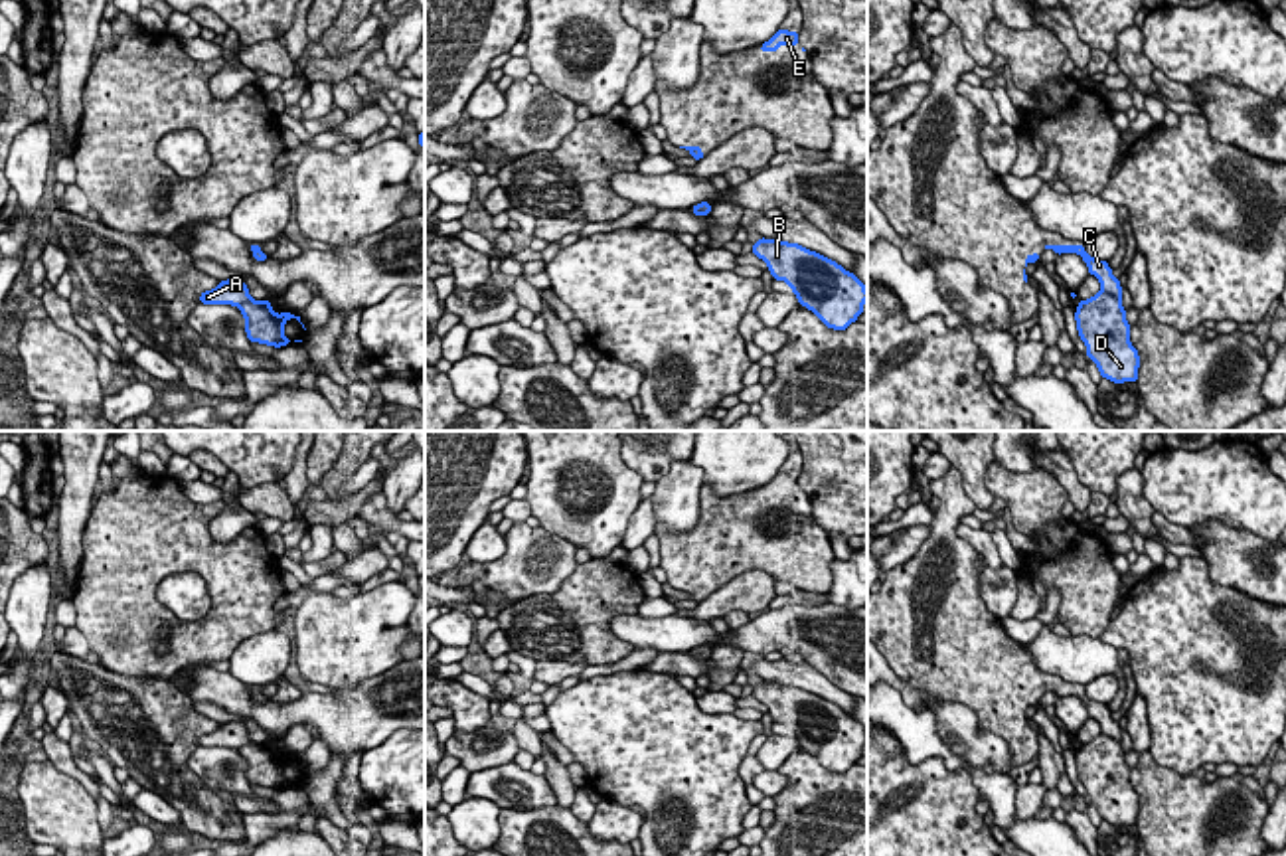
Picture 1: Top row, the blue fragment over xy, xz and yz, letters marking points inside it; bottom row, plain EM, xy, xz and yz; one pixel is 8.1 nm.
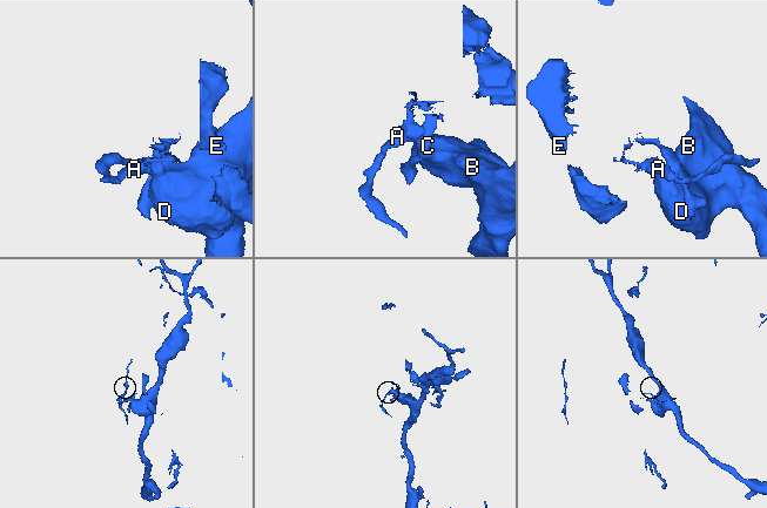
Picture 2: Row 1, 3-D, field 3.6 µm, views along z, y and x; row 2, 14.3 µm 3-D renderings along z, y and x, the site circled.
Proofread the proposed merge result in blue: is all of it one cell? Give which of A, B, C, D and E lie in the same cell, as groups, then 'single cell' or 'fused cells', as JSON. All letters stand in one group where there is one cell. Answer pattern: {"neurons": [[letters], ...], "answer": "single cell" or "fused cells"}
{"neurons": [["A", "E"], ["B", "C", "D"]], "answer": "fused cells"}

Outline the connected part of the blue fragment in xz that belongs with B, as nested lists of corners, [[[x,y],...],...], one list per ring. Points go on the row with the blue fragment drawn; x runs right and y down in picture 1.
[[[764,237],[753,243],[753,255],[768,265],[772,279],[788,283],[798,304],[828,328],[845,330],[863,312],[865,285],[836,261],[798,243]]]

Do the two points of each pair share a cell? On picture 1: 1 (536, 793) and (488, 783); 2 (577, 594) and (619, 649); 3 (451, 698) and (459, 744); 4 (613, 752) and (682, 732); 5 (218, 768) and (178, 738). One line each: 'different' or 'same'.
1: same
2: same
3: different
4: same
5: different

